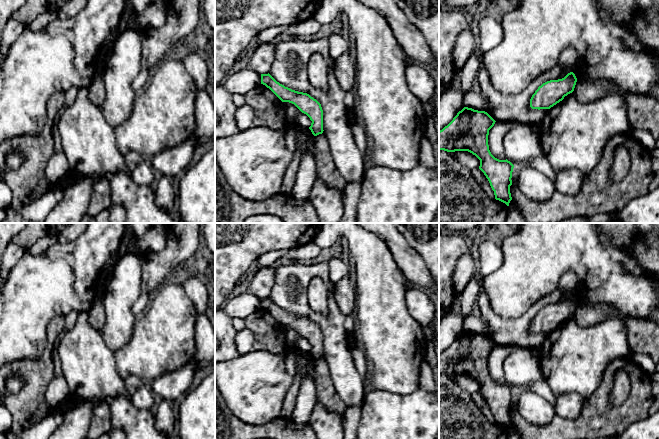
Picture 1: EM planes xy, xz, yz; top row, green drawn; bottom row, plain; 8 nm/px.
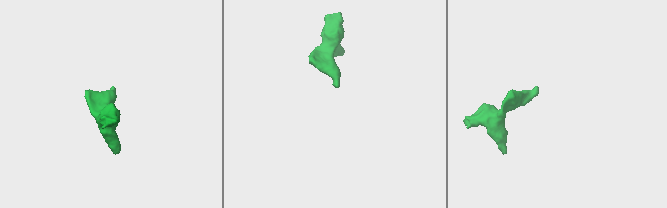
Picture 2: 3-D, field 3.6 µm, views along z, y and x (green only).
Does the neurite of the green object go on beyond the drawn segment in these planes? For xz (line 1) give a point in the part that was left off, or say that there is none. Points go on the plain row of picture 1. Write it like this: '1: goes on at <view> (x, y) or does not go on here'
1: does not go on here

